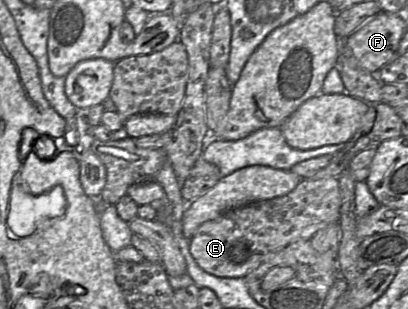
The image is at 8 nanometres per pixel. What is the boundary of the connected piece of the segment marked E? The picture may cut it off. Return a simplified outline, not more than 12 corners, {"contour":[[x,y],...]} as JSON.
{"contour":[[339,179],[230,209],[190,239],[198,266],[245,277],[339,221]]}

